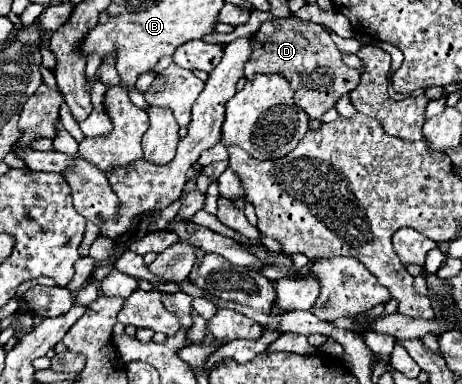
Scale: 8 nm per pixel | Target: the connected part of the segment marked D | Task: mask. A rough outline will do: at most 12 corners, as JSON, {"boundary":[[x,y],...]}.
{"boundary":[[296,16],[252,36],[246,78],[292,84],[310,118],[360,84],[320,24]]}

